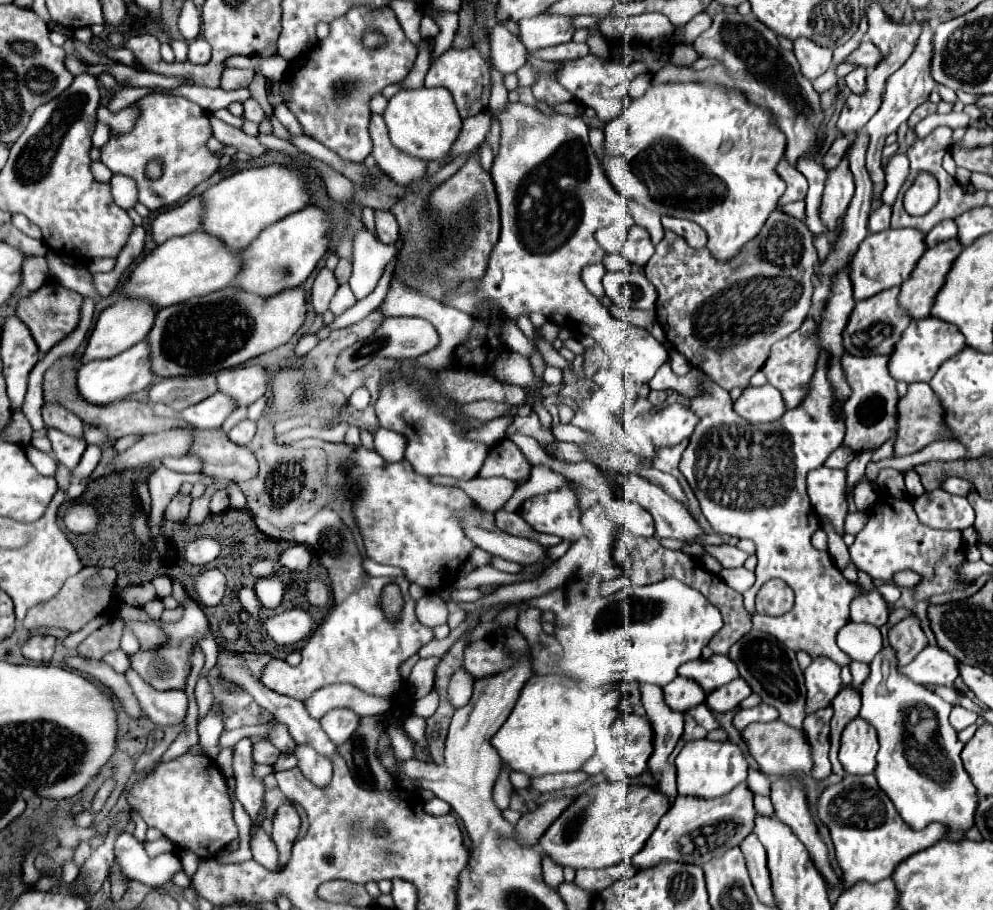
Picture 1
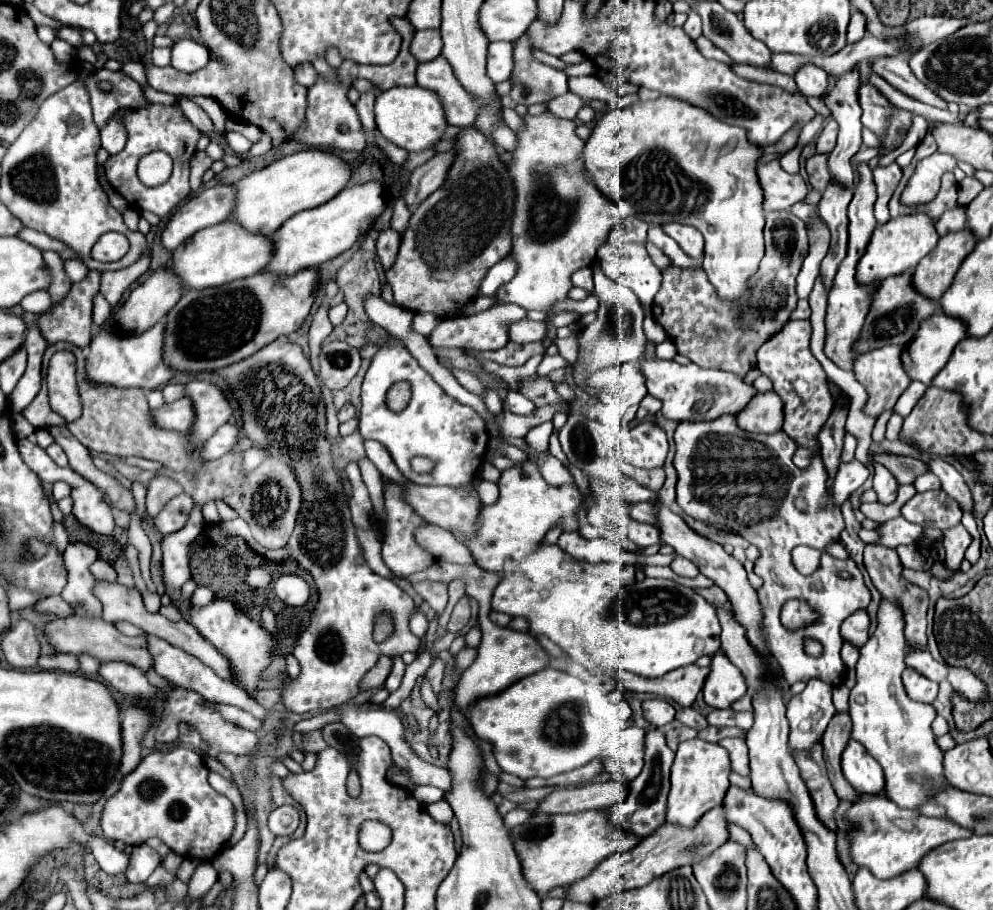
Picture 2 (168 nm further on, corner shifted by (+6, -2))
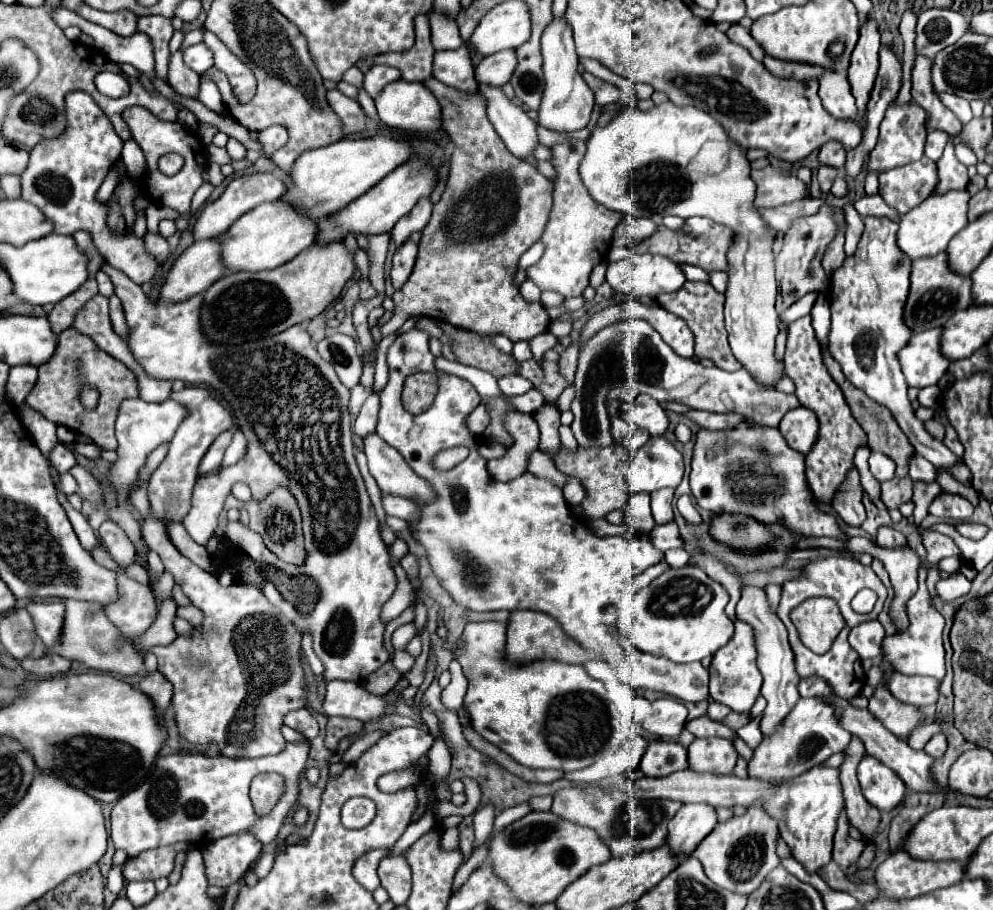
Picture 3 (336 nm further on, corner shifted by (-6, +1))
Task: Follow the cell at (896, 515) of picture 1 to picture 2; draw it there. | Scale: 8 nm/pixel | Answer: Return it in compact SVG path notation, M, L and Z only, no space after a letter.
M899 516L899 518L887 520L879 528L879 532L881 532L881 540L877 544L889 546L889 548L897 548L899 544L915 544L921 538L923 528L917 526L917 524L911 524L903 516Z

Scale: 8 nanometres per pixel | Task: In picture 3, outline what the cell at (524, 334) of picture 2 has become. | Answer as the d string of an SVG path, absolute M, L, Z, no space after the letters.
M435 77L427 79L425 81L425 87L437 97L441 109L443 109L443 129L449 133L451 141L453 141L453 153L451 153L451 167L449 167L449 179L447 179L447 187L445 187L445 193L441 195L439 199L439 205L435 203L433 207L433 215L429 219L429 223L423 227L421 231L421 241L419 241L419 253L417 253L417 261L415 261L415 267L413 267L413 273L409 275L407 283L397 289L393 293L393 303L395 303L395 313L393 317L381 327L383 335L389 335L389 333L395 333L409 317L413 315L427 315L427 317L433 317L433 319L443 319L447 323L451 323L453 327L463 327L463 329L469 329L469 331L475 331L475 333L501 333L501 335L507 335L513 343L515 341L531 341L535 335L539 333L545 333L551 325L551 319L549 315L545 313L545 307L541 303L527 303L519 289L513 285L513 273L517 269L517 261L519 257L535 243L539 241L545 225L547 225L547 217L549 217L549 211L551 211L551 193L553 193L553 183L543 177L531 163L523 161L523 159L517 159L507 147L505 143L501 143L501 137L497 135L497 131L493 129L493 125L489 123L487 119L487 113L485 113L485 99L479 95L479 93L473 93L473 95L467 95L467 93L461 93L453 87L445 87L443 83L439 83Z

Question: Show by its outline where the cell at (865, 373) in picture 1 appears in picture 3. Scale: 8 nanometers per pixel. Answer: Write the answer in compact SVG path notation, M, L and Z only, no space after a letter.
M929 329L917 333L909 343L897 353L901 371L909 387L927 387L937 385L941 375L947 371L949 361L939 351L941 329Z

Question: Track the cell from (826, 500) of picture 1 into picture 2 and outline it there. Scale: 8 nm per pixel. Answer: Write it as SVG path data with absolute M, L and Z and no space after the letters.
M859 460L843 462L839 466L835 484L831 486L829 498L833 498L833 502L837 502L837 506L841 506L869 476L871 476L871 470L865 464L861 464Z

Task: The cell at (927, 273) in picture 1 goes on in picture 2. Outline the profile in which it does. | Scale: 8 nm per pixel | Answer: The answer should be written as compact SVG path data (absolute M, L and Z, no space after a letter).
M969 228L941 236L933 254L929 254L929 258L923 258L913 270L913 286L917 292L939 300L941 294L951 286L963 258L973 252L975 244L977 238Z

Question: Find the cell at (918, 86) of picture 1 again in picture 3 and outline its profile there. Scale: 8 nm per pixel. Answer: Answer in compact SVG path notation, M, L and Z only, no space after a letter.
M863 217L865 223L865 231L863 237L859 241L859 247L855 251L855 255L847 257L845 263L841 265L841 269L837 269L833 273L833 287L831 287L831 333L829 333L829 353L833 355L833 359L841 365L845 377L861 391L865 391L873 401L885 405L895 421L899 423L901 431L907 435L907 439L911 441L911 445L915 447L915 451L925 457L927 461L931 461L935 467L953 467L957 463L961 463L961 459L957 455L951 455L949 447L945 447L943 441L933 439L925 429L923 429L923 421L919 421L913 415L911 403L907 399L907 383L905 377L901 373L899 361L897 361L897 351L909 341L911 331L903 325L903 305L907 301L907 291L909 291L909 271L911 271L911 259L905 257L897 243L895 243L895 235L897 235L897 221L889 219L889 217Z

